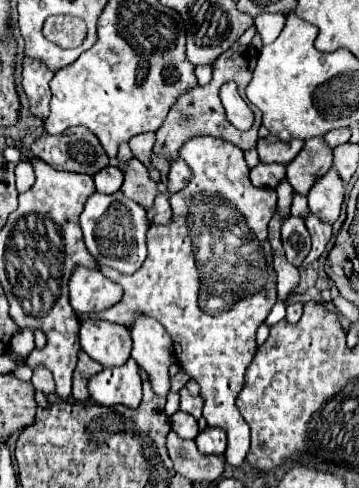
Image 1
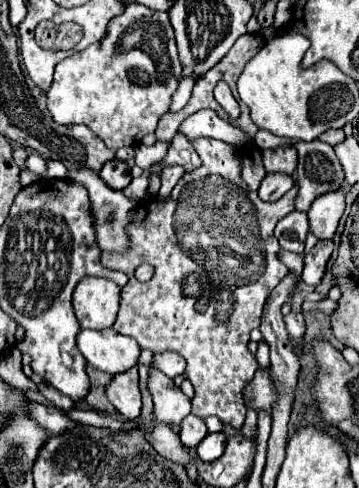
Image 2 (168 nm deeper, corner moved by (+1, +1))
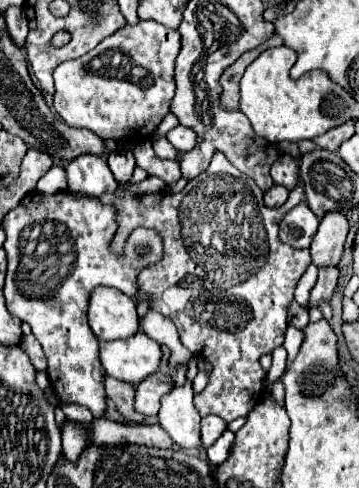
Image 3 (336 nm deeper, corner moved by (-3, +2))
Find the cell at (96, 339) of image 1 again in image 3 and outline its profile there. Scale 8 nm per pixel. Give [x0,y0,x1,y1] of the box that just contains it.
[101,332,161,386]

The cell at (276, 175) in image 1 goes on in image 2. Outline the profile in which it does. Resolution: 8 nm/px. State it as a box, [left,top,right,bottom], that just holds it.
[259,173,295,201]

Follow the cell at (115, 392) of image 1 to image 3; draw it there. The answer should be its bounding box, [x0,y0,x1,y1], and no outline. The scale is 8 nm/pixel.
[135,372,175,416]

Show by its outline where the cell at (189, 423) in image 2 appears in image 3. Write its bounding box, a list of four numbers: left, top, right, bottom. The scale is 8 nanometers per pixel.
[201,416,227,448]

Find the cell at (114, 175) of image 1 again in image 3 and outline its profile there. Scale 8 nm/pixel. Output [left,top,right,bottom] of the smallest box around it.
[107,150,135,184]

